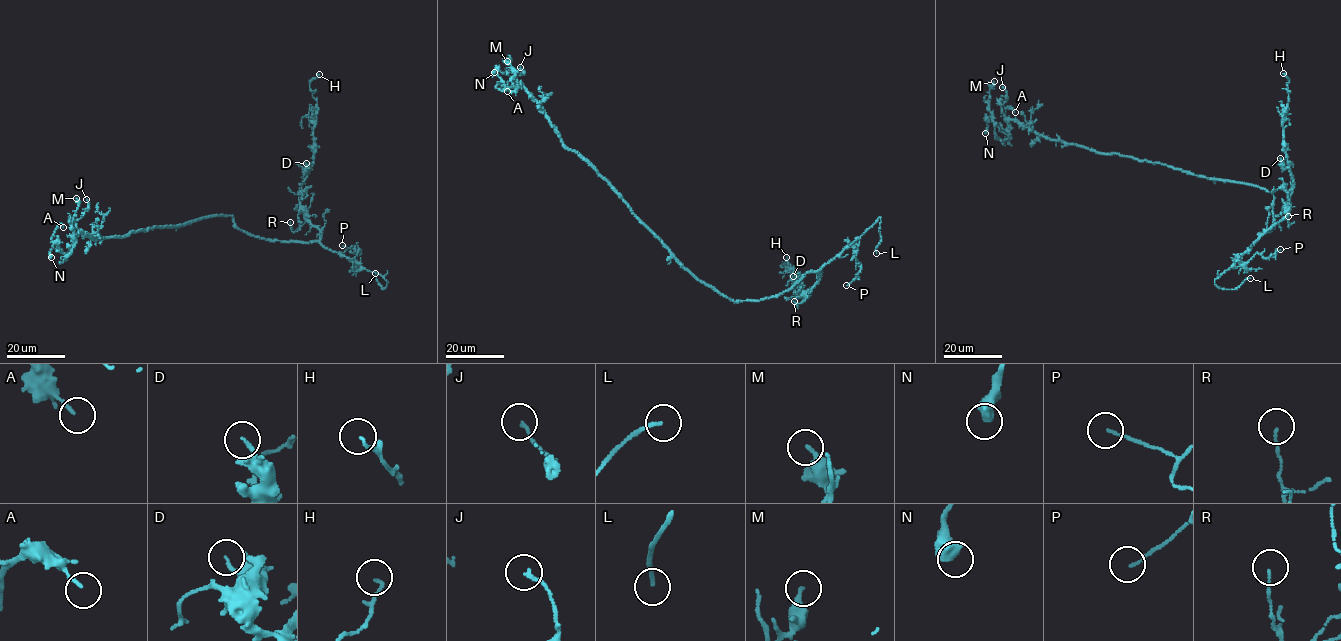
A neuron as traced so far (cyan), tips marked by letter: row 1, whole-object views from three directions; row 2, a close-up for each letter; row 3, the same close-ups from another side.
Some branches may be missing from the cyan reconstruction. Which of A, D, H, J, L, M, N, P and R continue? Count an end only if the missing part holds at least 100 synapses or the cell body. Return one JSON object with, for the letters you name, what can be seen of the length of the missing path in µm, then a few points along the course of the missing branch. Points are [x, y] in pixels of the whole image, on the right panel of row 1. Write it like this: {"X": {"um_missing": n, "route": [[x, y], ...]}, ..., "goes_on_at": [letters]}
{"L": {"um_missing": 10, "route": [[1250, 278], [1275, 273]]}, "goes_on_at": ["L"]}

